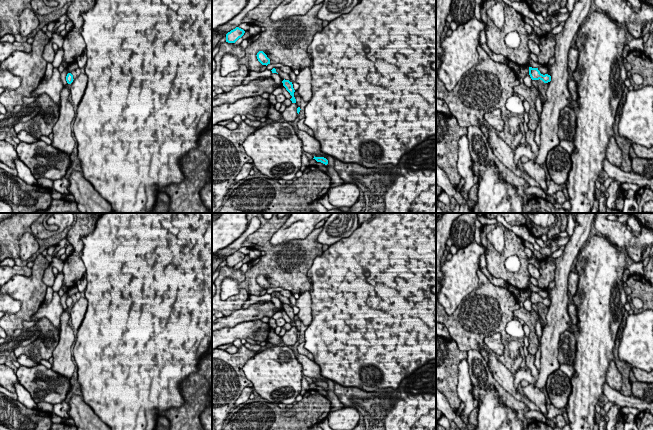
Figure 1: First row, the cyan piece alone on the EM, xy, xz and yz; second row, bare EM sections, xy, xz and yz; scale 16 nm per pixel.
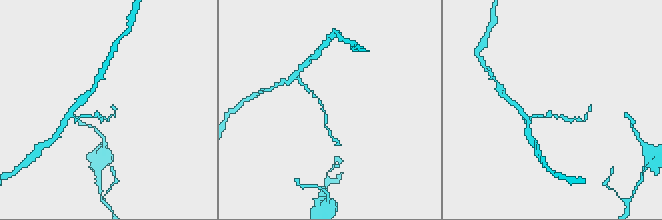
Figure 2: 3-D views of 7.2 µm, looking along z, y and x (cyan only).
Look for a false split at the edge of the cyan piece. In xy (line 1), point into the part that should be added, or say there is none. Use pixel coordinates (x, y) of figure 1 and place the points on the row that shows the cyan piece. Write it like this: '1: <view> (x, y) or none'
1: none

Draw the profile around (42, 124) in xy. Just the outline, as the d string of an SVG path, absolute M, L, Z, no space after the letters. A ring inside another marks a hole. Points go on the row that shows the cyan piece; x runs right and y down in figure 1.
M45 93L39 95L35 101L40 105L40 113L27 122L20 121L14 125L14 130L16 133L25 130L40 139L41 136L49 136L52 133L59 118L59 107Z

